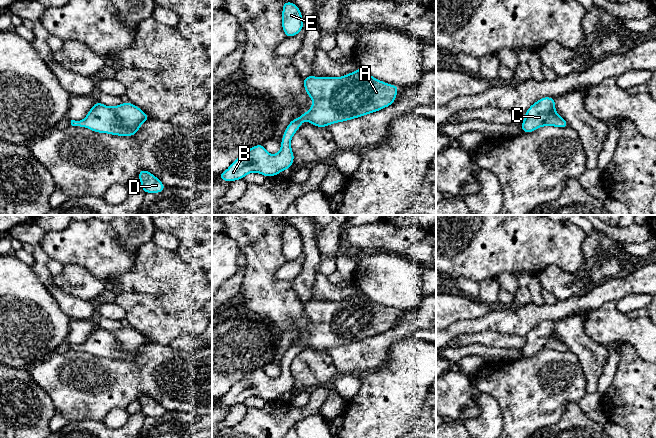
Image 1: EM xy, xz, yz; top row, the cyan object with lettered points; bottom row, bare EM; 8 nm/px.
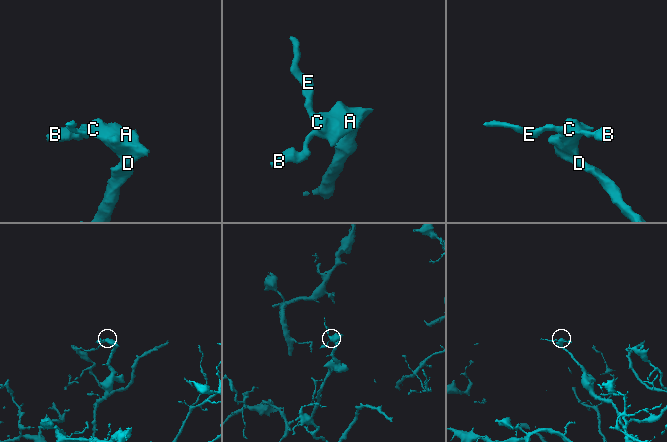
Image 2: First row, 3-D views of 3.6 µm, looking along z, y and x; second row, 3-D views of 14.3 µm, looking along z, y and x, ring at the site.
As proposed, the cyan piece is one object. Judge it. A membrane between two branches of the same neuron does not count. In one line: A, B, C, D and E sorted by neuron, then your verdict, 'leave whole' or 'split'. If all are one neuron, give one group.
groups A B C D E; leave whole

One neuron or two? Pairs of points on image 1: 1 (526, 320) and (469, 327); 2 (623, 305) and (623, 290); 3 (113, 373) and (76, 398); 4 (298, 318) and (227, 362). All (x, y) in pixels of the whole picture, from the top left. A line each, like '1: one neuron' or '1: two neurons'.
1: one neuron
2: two neurons
3: one neuron
4: two neurons

